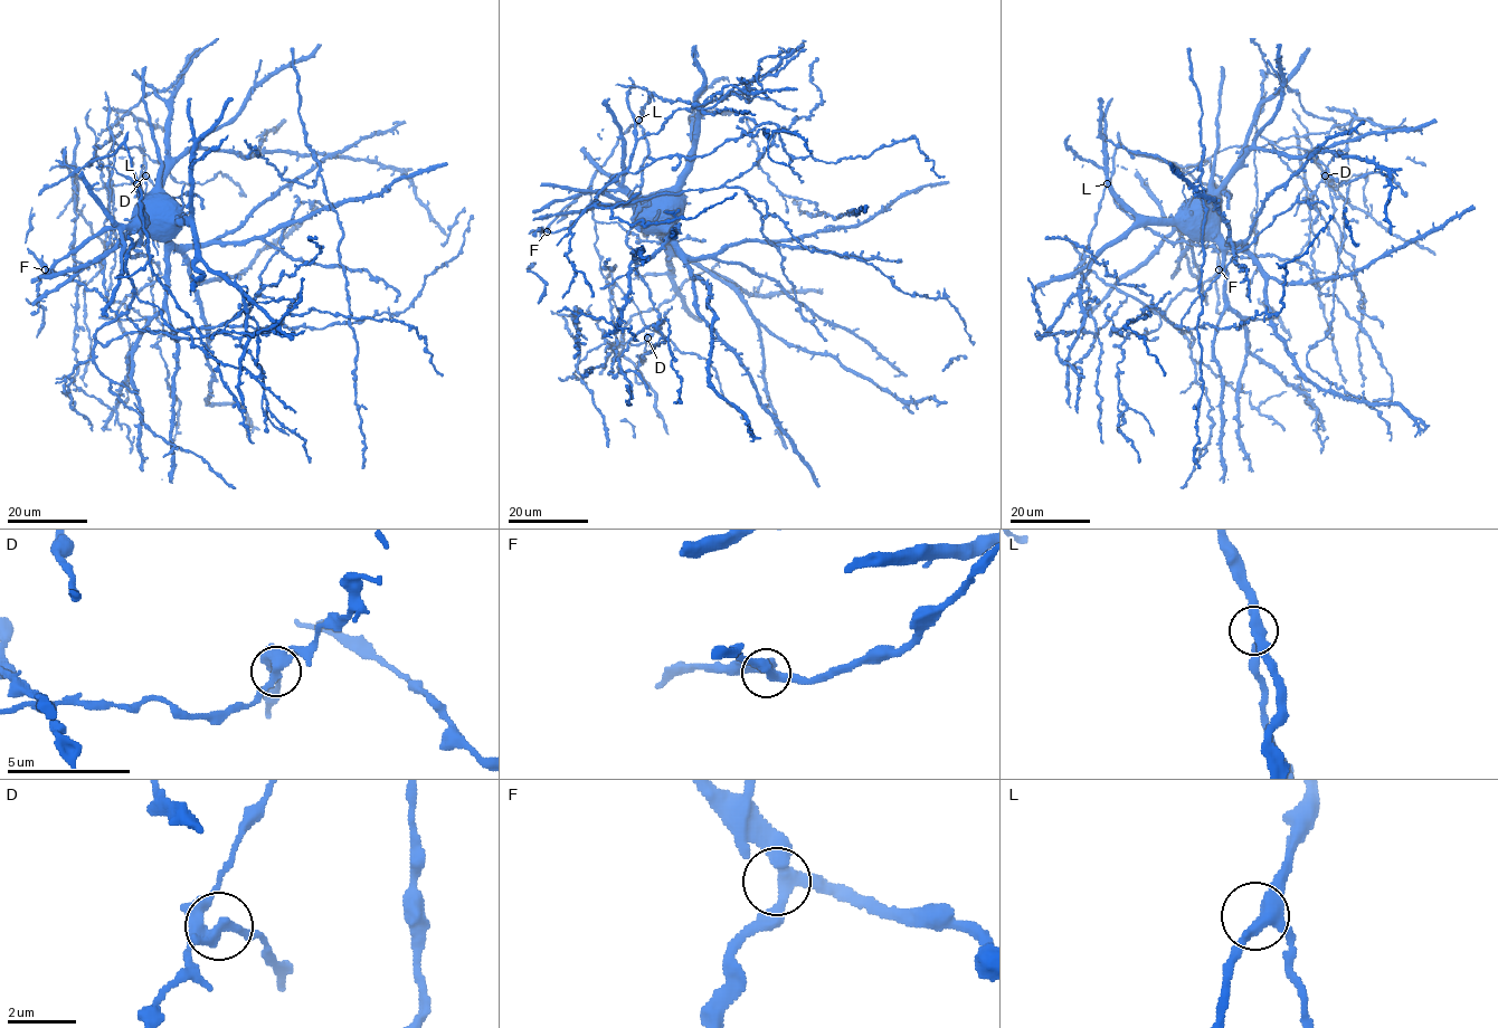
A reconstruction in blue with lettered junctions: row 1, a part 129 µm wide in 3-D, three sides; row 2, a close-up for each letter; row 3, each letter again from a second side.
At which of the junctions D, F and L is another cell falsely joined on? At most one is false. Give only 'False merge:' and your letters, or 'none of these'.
False merge: D

